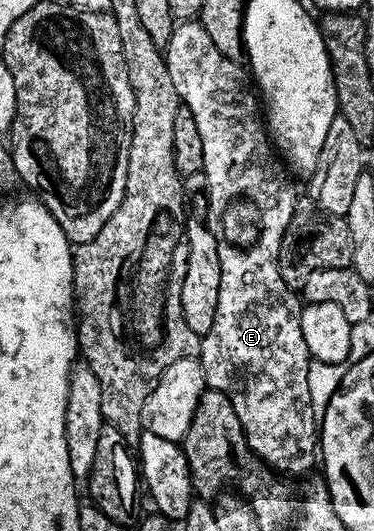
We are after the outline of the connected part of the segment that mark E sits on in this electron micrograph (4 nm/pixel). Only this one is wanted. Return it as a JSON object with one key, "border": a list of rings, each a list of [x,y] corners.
{"border":[[[197,20],[178,21],[163,53],[178,99],[195,116],[199,140],[203,140],[203,179],[209,185],[207,225],[219,248],[219,308],[215,308],[211,332],[201,338],[199,351],[205,385],[229,398],[236,425],[241,425],[245,433],[246,444],[265,461],[266,467],[285,476],[305,476],[301,474],[312,468],[313,458],[315,462],[319,454],[319,422],[309,407],[311,359],[301,327],[302,299],[283,284],[277,263],[279,244],[299,195],[282,159],[275,153],[258,91],[251,85],[246,67],[223,56]]]}

